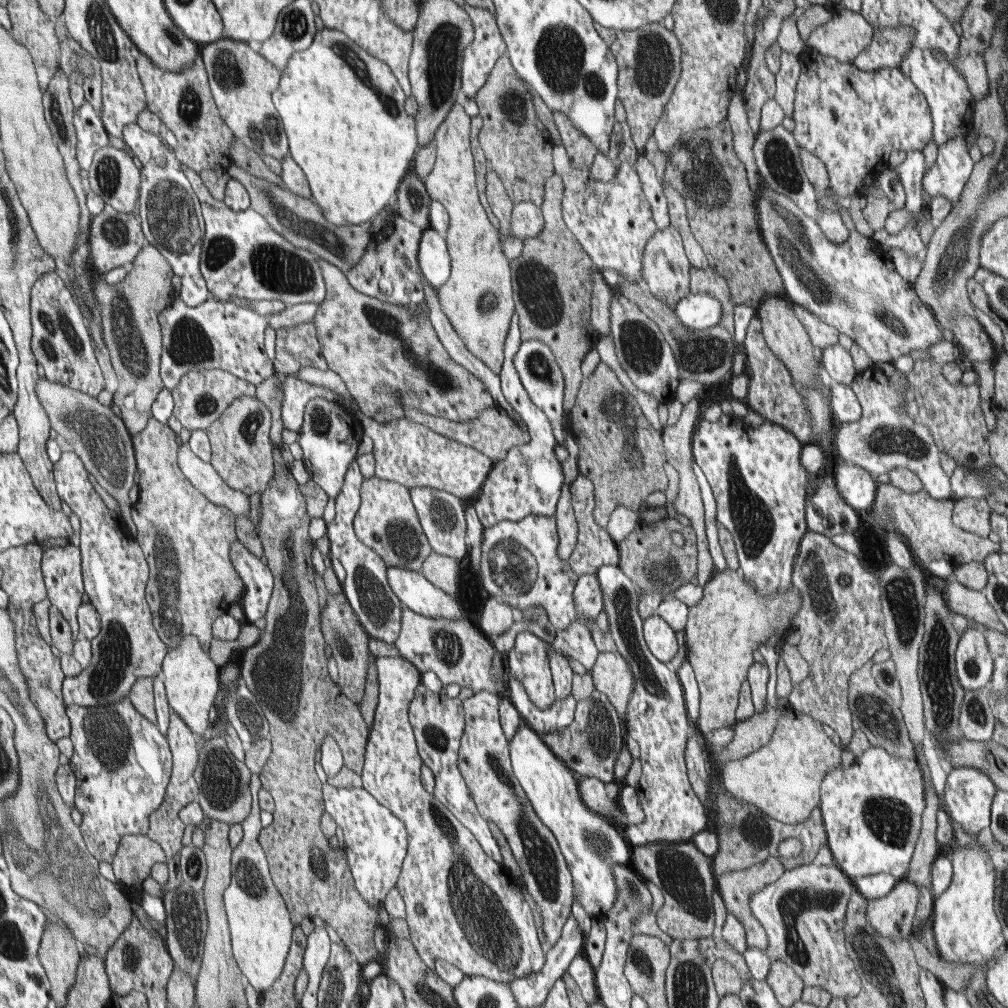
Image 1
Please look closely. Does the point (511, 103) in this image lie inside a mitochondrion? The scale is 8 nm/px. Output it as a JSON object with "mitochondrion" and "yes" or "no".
{"mitochondrion":"yes"}

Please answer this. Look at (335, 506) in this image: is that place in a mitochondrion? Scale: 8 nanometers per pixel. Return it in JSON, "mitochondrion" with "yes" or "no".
{"mitochondrion":"no"}

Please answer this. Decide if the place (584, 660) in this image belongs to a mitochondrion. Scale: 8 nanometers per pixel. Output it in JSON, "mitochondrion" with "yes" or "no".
{"mitochondrion":"no"}

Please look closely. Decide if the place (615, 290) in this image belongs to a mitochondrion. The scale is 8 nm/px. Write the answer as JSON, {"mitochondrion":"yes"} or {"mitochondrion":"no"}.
{"mitochondrion":"no"}

